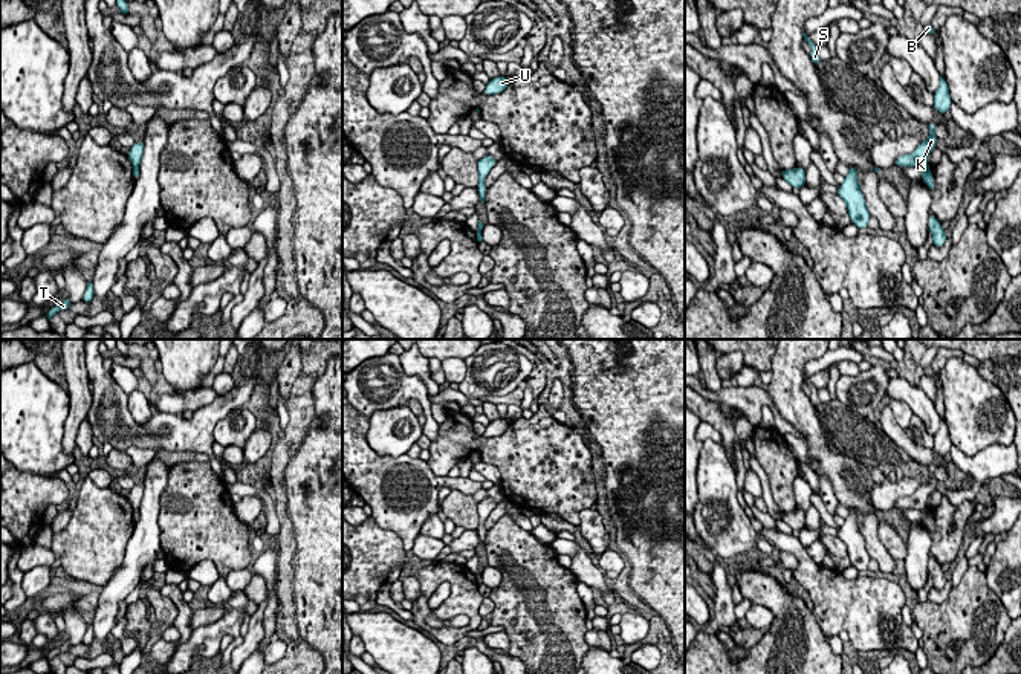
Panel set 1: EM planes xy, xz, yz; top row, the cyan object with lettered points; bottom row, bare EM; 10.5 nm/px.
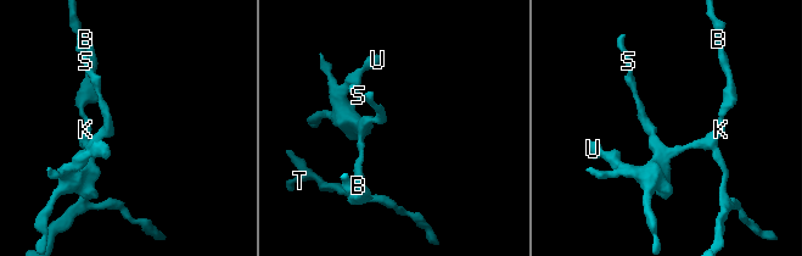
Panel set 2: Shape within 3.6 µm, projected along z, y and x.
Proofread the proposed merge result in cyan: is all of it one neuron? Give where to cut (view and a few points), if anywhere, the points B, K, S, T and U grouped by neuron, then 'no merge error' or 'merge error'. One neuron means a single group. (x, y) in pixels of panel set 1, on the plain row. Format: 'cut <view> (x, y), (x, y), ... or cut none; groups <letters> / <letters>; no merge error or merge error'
cut yz (927, 506), (920, 511); groups B K S U / T; merge error

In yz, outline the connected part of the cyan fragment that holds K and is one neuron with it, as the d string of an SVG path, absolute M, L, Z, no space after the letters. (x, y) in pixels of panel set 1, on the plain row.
M931 463L929 466L929 480L923 483L912 495L899 498L894 503L897 509L925 509L928 507L928 497L935 491L937 480L935 480L935 465Z

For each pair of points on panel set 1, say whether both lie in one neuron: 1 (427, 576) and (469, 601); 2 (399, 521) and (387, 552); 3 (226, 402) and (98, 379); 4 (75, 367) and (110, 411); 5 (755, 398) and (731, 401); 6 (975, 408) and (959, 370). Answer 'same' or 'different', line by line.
1: same
2: different
3: same
4: different
5: same
6: same

